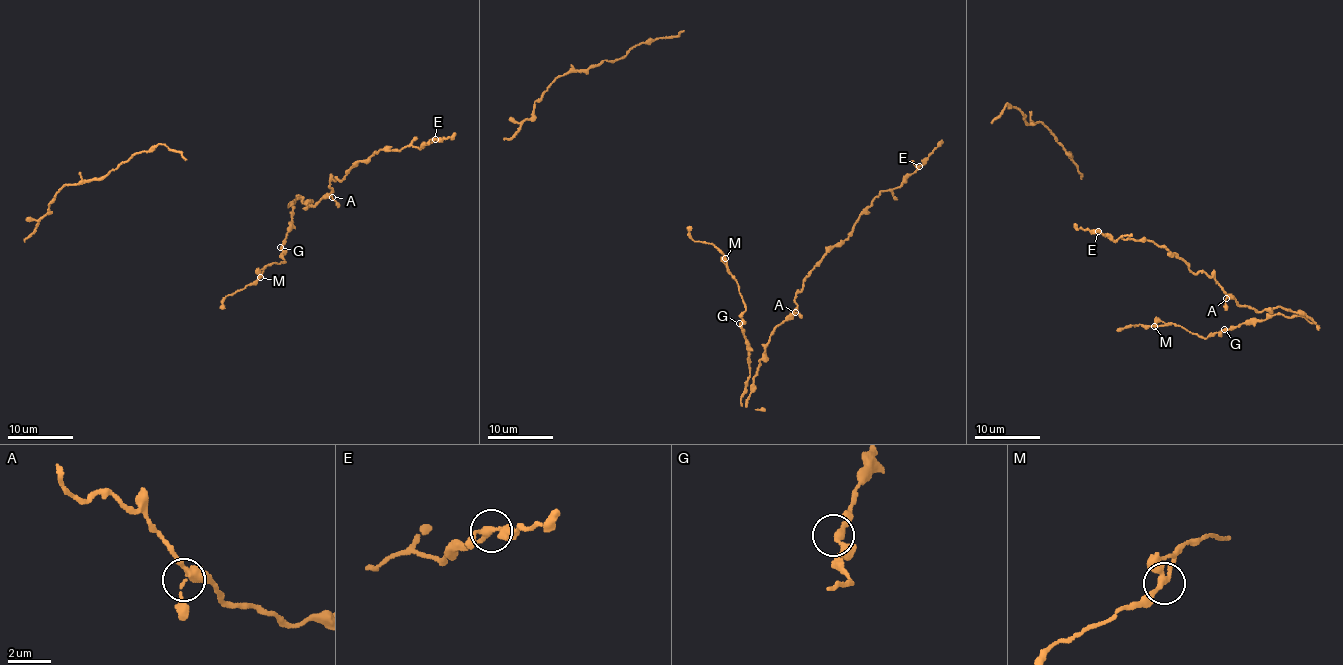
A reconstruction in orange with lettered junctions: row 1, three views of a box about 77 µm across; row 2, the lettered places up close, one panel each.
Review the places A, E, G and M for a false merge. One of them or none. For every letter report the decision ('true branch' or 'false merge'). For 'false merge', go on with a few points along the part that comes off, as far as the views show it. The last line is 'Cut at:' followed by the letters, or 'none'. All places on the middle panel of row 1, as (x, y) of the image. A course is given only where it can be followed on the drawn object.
A: true branch
E: true branch
G: true branch
M: true branch
Cut at: none

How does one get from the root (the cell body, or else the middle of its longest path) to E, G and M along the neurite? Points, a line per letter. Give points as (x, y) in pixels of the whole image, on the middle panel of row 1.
E: (734, 279), (745, 305), (745, 407), (764, 346), (796, 306), (805, 277), (882, 192), (900, 186), (919, 166)
G: (734, 279), (745, 305), (739, 323)
M: (734, 279), (727, 270), (725, 258)

